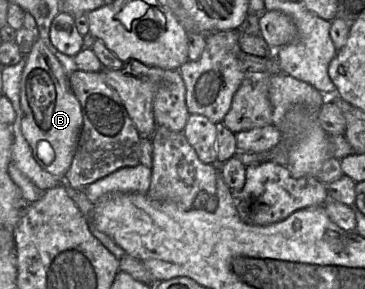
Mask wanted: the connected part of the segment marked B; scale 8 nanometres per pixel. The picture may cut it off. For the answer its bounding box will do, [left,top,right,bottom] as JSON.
[20,37,82,180]

